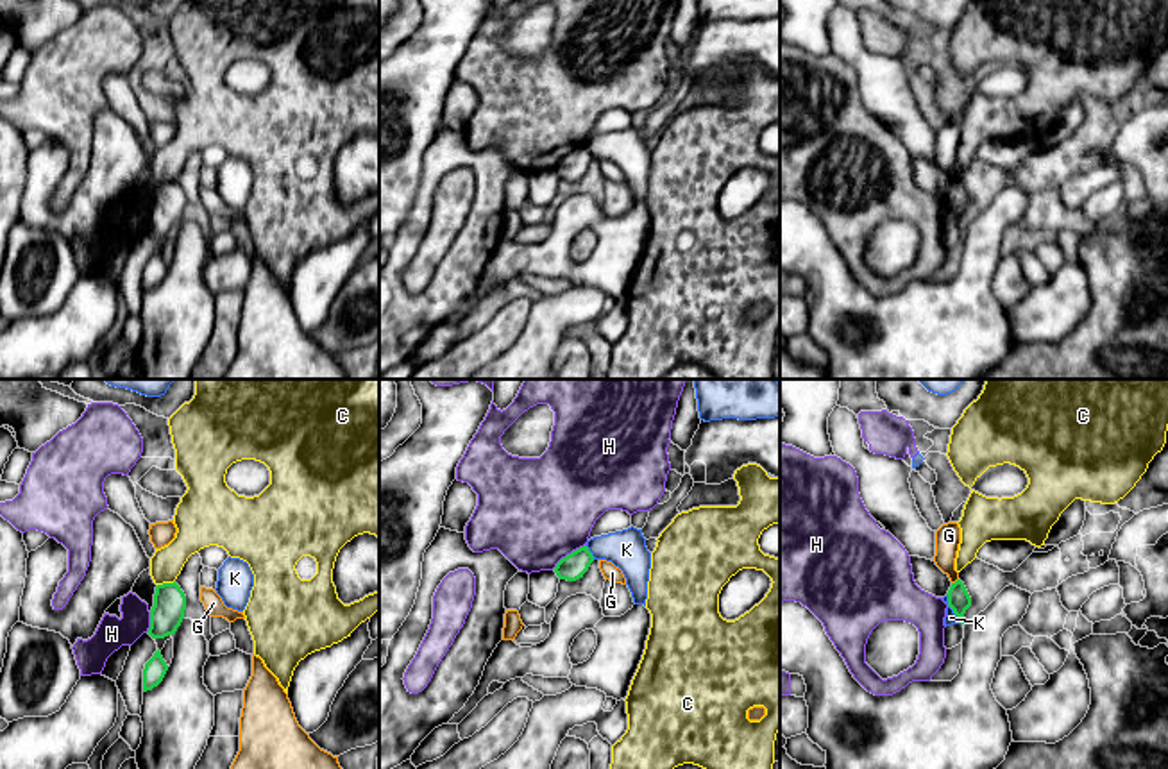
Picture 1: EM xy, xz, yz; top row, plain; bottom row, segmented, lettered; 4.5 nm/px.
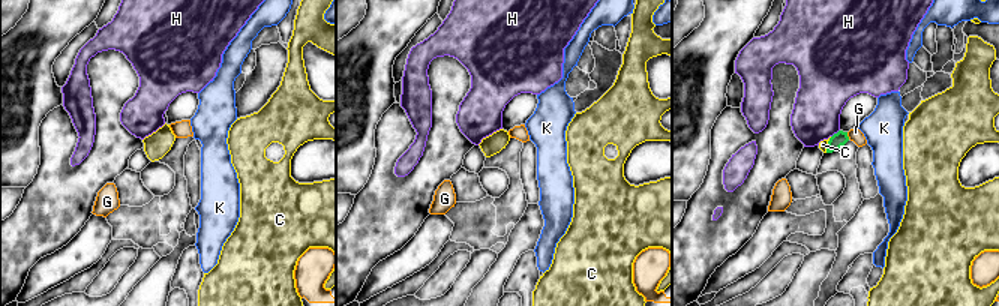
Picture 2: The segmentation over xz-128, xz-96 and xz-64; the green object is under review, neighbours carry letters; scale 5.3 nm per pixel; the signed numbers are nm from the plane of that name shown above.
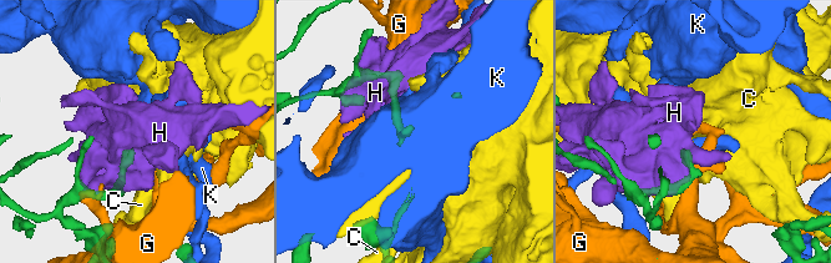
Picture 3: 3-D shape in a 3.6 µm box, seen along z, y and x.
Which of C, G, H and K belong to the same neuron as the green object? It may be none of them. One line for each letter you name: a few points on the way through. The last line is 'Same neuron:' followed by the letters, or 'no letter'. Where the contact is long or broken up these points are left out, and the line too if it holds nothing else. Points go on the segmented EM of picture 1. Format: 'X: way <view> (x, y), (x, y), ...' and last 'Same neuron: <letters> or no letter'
Same neuron: no letter

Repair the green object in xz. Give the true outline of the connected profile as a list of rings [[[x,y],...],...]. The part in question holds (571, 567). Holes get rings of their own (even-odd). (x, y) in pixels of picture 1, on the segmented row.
[[[583,545],[567,554],[565,558],[562,558],[554,567],[554,572],[560,579],[576,581],[583,578],[592,562],[594,562],[592,553],[588,551],[587,545]]]

